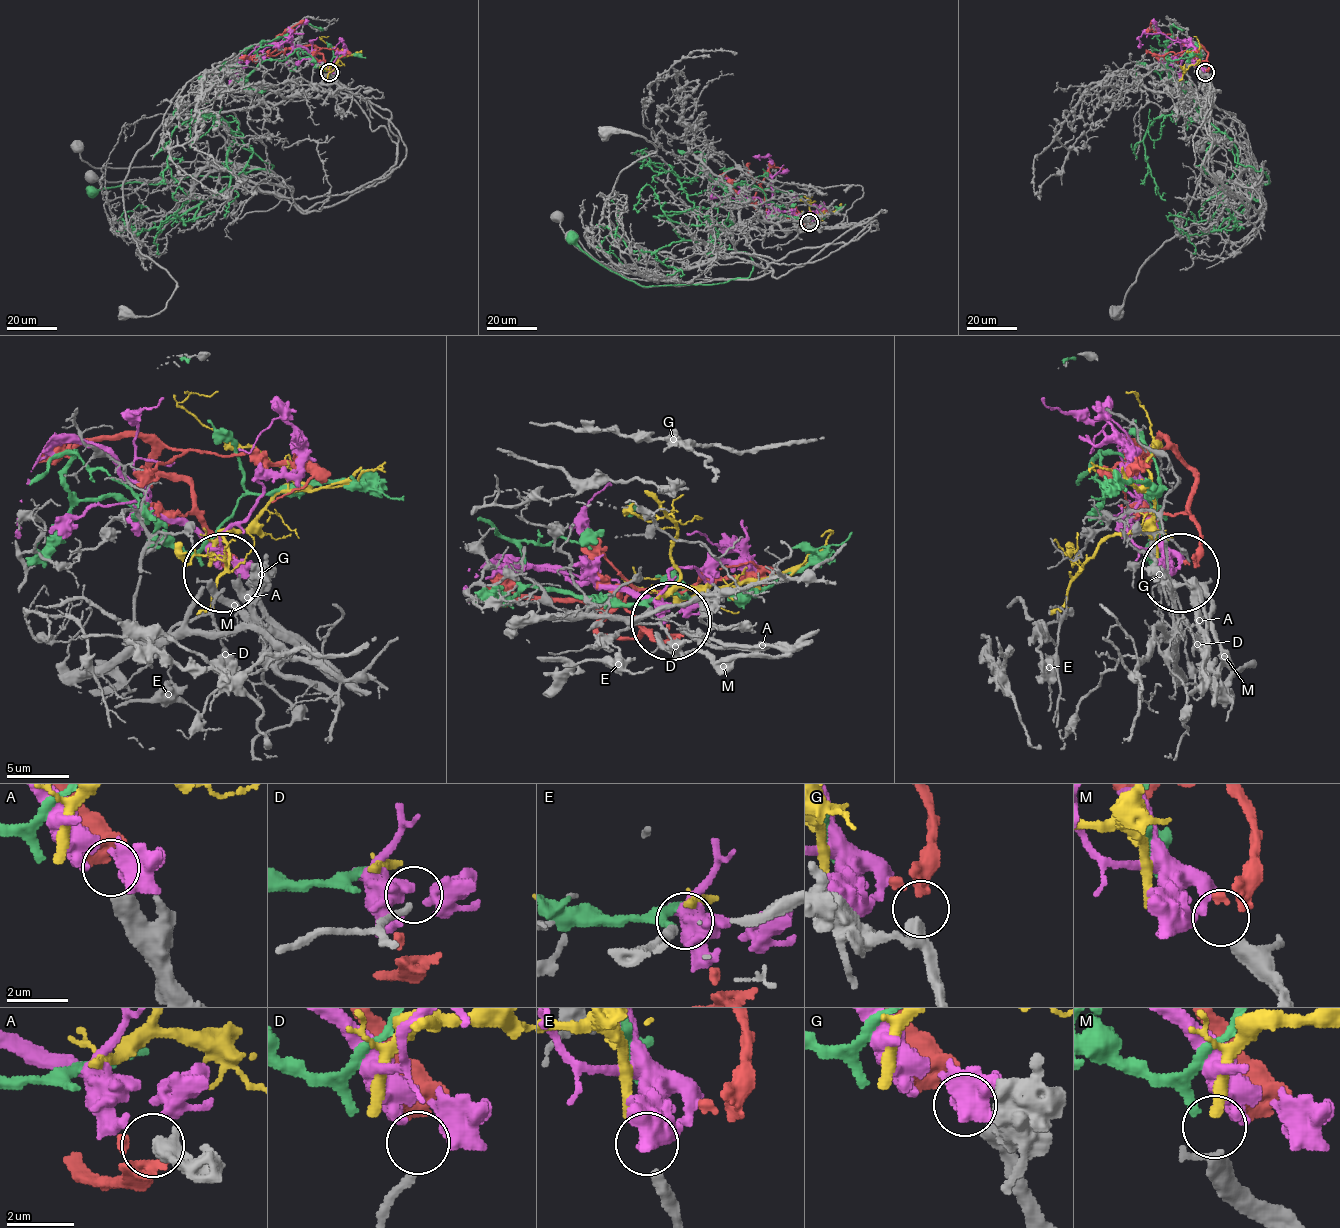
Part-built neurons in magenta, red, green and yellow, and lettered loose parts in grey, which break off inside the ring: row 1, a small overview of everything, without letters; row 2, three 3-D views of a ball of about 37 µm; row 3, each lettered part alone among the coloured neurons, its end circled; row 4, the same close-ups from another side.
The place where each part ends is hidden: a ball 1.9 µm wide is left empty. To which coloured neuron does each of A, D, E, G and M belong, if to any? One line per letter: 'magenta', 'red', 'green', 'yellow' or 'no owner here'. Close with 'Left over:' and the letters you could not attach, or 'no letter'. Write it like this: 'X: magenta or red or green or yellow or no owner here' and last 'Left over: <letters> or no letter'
A: no owner here
D: no owner here
E: yellow
G: red
M: magenta
Left over: A, D

